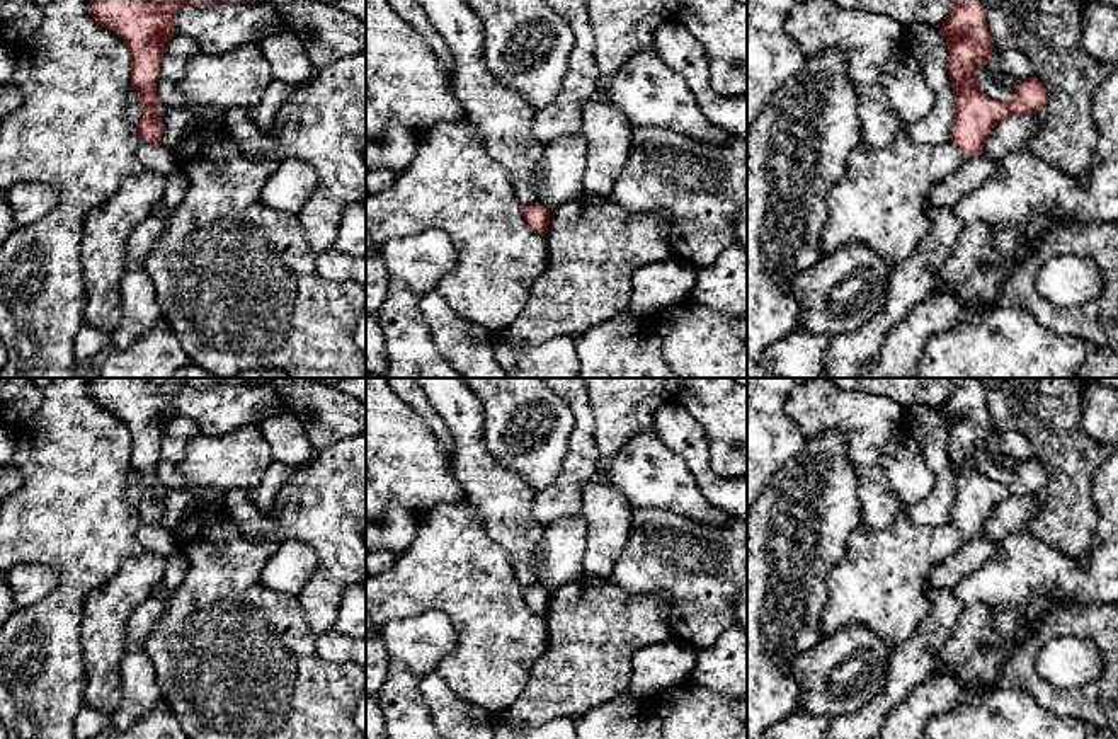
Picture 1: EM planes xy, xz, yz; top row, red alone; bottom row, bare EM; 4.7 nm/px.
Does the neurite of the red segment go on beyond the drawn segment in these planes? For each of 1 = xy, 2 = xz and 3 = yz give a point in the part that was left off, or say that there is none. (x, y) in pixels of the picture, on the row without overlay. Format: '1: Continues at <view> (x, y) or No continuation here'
1: No continuation here
2: No continuation here
3: No continuation here

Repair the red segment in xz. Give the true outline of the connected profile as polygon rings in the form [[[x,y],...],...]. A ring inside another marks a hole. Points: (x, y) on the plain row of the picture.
[[[536,586],[536,587],[522,589],[522,594],[529,610],[534,615],[545,618],[548,613],[551,593],[541,586]]]

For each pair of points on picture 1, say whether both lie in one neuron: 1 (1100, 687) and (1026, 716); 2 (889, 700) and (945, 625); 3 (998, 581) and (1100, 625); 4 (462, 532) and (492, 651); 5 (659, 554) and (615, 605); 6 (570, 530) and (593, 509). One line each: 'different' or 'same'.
1: different
2: same
3: different
4: same
5: different
6: different

